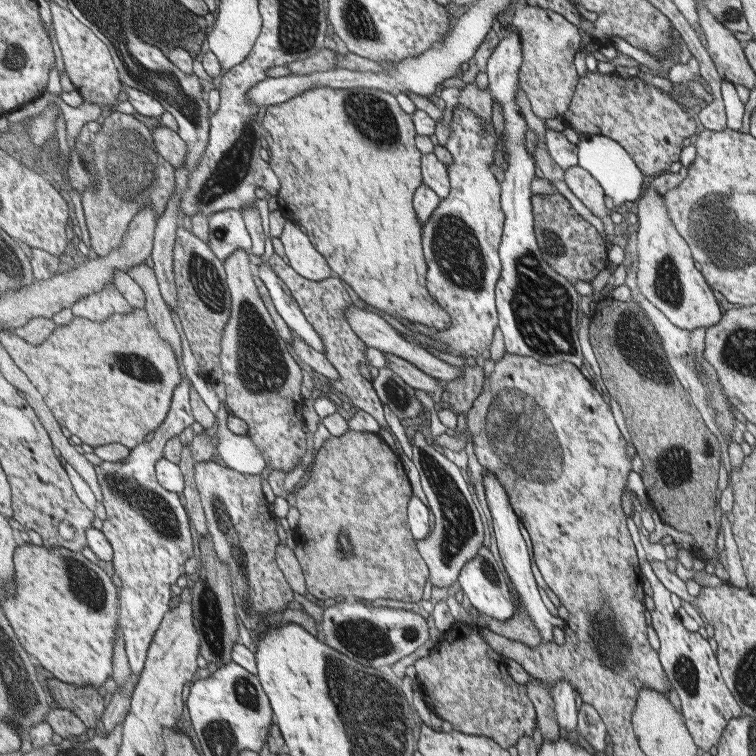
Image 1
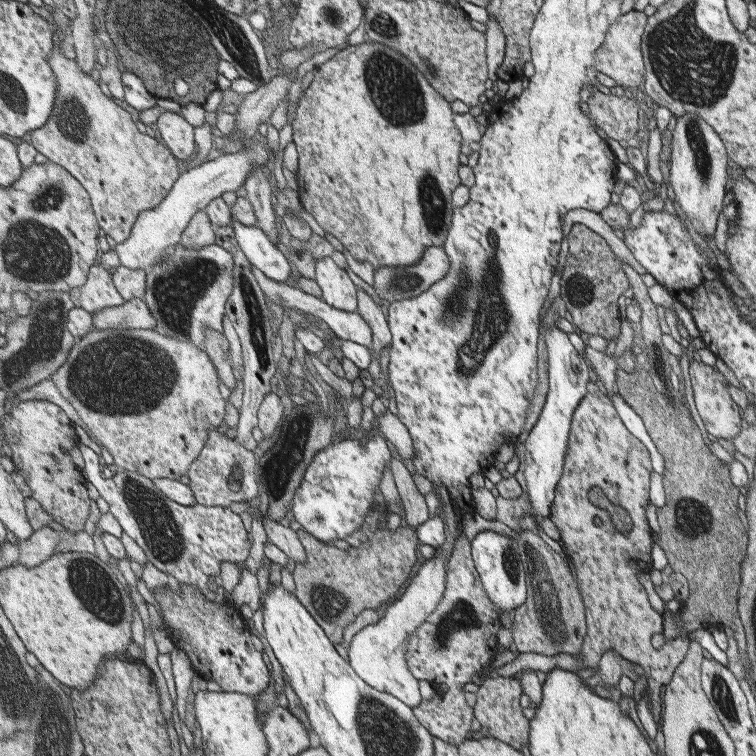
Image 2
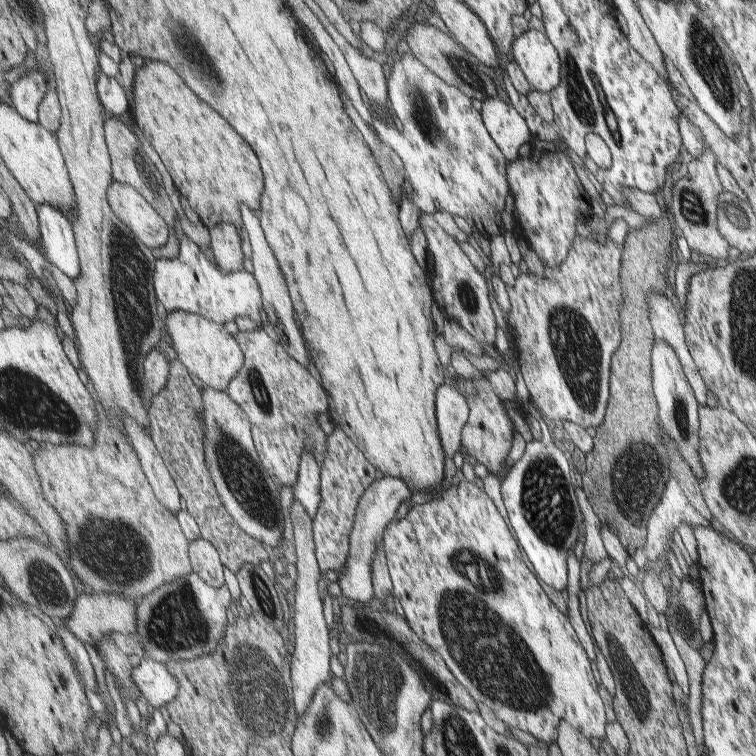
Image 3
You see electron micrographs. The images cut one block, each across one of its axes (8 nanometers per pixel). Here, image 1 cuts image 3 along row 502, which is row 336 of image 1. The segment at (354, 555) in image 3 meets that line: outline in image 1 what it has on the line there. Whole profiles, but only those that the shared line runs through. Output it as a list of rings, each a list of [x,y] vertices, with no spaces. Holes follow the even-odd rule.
[[[351,304],[344,310],[344,319],[348,322],[351,331],[361,340],[365,347],[370,347],[379,350],[384,354],[391,354],[413,364],[418,370],[421,370],[424,374],[431,376],[439,381],[451,381],[457,377],[461,377],[461,370],[453,366],[449,366],[445,362],[438,360],[431,354],[427,353],[425,349],[415,346],[411,342],[404,340],[403,336],[399,332],[395,331],[389,324],[375,315],[375,313],[364,311]]]

